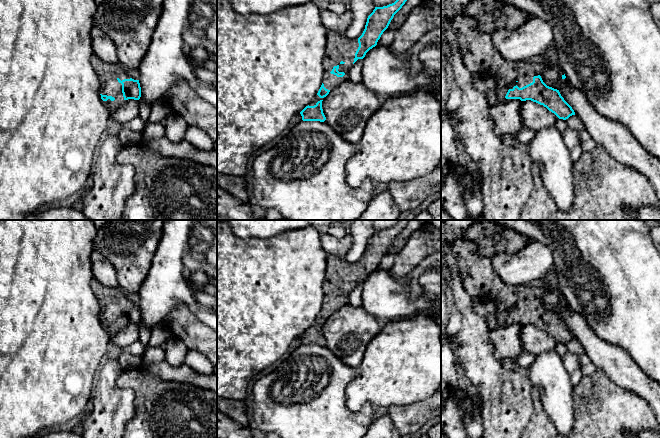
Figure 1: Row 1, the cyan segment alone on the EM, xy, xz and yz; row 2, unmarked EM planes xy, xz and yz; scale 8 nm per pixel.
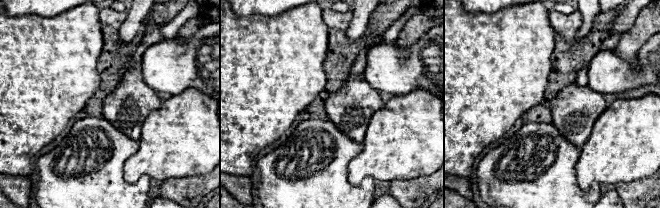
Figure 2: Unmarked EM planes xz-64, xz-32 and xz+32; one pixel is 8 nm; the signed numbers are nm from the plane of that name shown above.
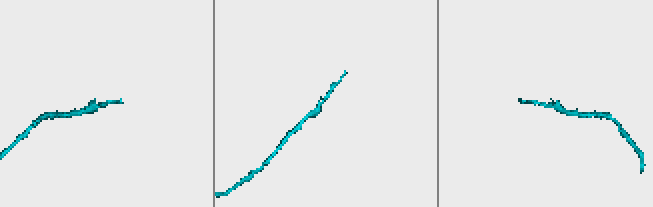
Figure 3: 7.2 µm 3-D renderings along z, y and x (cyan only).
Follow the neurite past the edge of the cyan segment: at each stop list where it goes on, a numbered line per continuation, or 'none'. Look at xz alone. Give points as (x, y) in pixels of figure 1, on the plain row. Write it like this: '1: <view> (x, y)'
1: xz (338, 272)

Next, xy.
1: xy (107, 297)

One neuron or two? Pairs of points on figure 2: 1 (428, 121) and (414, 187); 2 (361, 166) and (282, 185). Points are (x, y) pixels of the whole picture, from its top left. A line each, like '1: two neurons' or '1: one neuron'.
1: two neurons
2: two neurons

